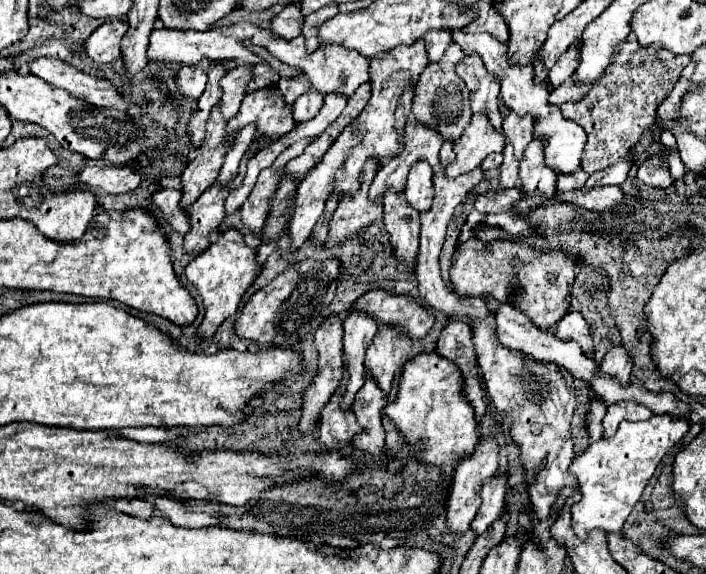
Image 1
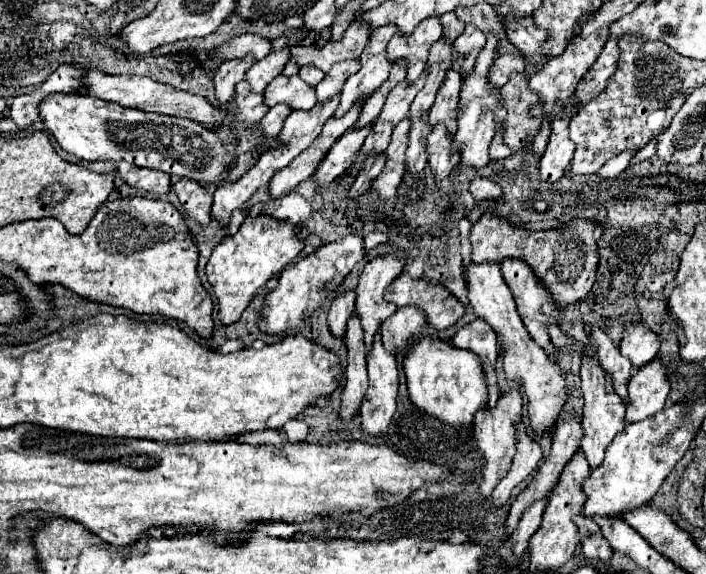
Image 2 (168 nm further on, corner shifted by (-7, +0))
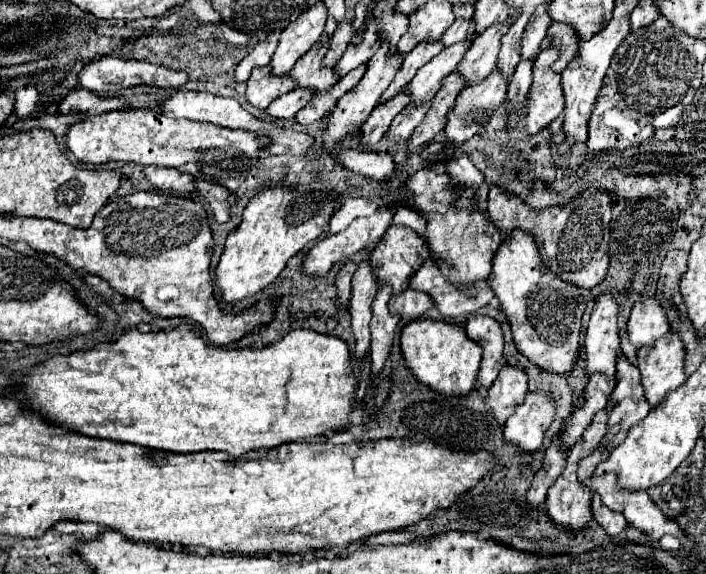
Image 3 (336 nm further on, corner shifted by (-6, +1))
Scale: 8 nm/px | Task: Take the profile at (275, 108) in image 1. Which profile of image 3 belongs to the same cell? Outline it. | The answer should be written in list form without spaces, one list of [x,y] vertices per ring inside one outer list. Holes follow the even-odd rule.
[[[330,38],[316,42],[290,70],[290,76],[298,82],[300,88],[312,86],[316,92],[328,92],[340,80],[336,78],[336,74],[332,74],[334,66],[330,68],[322,64],[328,50],[330,50]]]

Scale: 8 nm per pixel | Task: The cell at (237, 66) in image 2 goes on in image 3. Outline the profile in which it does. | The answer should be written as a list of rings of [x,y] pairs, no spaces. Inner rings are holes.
[[[272,32],[266,40],[258,42],[258,44],[254,46],[254,50],[238,64],[238,68],[236,68],[236,80],[238,80],[238,82],[246,82],[246,80],[248,80],[248,74],[250,74],[254,68],[270,64],[272,54],[274,54],[274,50],[276,50],[276,46],[278,46],[278,40],[280,40],[280,32]]]

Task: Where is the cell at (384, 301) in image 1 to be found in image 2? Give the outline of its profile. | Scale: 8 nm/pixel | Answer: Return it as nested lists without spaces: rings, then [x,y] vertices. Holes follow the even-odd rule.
[[[401,273],[385,291],[385,299],[397,307],[413,305],[425,313],[427,323],[443,331],[451,327],[465,309],[453,293],[449,293],[441,283],[429,283],[425,279],[411,279],[409,273]]]

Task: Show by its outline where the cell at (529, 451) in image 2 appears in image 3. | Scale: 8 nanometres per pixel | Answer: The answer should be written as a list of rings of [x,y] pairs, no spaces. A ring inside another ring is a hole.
[[[542,390],[528,392],[526,402],[516,406],[514,414],[504,424],[504,438],[526,452],[536,452],[542,446],[544,432],[556,416],[554,398]]]

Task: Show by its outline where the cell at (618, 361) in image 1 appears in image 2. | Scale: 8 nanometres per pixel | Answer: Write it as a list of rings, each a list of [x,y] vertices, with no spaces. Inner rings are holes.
[[[637,323],[633,327],[627,327],[619,345],[621,355],[629,357],[631,365],[635,369],[641,369],[649,361],[655,359],[659,351],[659,339],[655,333],[651,333],[643,323]]]

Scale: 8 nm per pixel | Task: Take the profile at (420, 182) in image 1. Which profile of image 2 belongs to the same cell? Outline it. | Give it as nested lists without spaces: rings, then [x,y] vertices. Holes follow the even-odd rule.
[[[443,125],[433,127],[433,131],[427,137],[427,153],[429,153],[427,163],[433,173],[435,185],[439,185],[443,179],[447,179],[459,163],[459,155],[457,155],[457,151],[451,149],[451,143],[453,143],[453,139],[447,135]]]

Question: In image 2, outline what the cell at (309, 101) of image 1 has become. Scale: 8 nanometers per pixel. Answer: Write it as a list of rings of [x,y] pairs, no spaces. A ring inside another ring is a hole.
[[[343,61],[343,63],[335,63],[331,67],[331,71],[325,75],[325,79],[315,87],[317,93],[317,103],[325,103],[327,99],[331,99],[333,95],[337,95],[345,83],[345,79],[349,75],[353,75],[359,69],[359,61]]]

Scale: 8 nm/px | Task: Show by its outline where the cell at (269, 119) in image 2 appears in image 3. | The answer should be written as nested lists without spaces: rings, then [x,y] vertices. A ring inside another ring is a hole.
[[[296,88],[296,90],[292,90],[292,92],[288,92],[288,94],[284,94],[284,96],[278,96],[268,108],[266,108],[266,112],[270,114],[270,116],[274,116],[274,118],[294,118],[296,116],[296,112],[300,110],[300,108],[304,108],[310,100],[312,100],[312,90],[300,90],[300,88]]]

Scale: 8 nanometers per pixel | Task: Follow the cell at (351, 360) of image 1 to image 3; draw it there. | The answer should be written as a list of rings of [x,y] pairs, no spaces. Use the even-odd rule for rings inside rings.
[[[388,226],[384,238],[372,252],[372,264],[378,268],[378,284],[390,284],[394,294],[408,288],[412,274],[424,264],[418,250],[426,240],[408,226]]]

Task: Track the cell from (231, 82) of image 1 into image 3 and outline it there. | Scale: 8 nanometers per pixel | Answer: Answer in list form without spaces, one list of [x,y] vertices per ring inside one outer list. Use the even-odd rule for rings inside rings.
[[[318,2],[316,6],[308,8],[300,18],[292,24],[288,24],[280,36],[280,44],[276,48],[276,54],[272,58],[272,72],[284,74],[292,70],[292,62],[300,58],[308,48],[318,42],[318,38],[324,32],[324,24],[328,18],[328,10],[324,2]]]

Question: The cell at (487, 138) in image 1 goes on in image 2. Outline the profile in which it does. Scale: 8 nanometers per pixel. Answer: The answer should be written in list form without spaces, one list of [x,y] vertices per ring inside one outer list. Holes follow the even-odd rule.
[[[513,75],[513,79],[499,89],[499,95],[501,105],[507,109],[507,117],[501,121],[497,131],[503,133],[503,143],[511,151],[519,151],[527,145],[527,137],[533,135],[541,125],[541,119],[531,119],[527,115],[529,105],[537,101],[537,95],[529,91],[529,75]]]

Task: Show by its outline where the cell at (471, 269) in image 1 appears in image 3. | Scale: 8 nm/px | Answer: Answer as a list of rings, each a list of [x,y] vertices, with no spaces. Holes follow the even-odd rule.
[[[494,184],[488,194],[488,214],[504,236],[508,236],[516,228],[534,234],[544,264],[562,280],[572,282],[580,288],[594,288],[604,280],[610,262],[608,242],[612,220],[612,196],[606,190],[592,186],[582,190],[566,206],[534,210],[524,204],[518,196]]]

